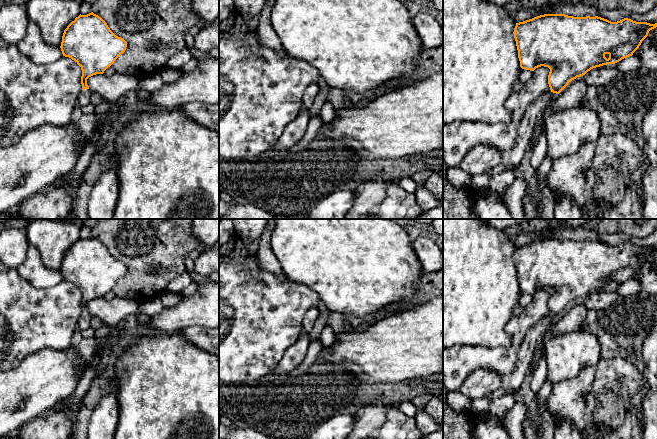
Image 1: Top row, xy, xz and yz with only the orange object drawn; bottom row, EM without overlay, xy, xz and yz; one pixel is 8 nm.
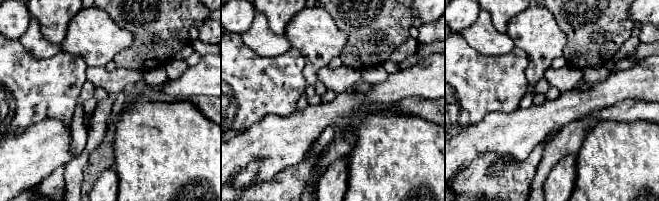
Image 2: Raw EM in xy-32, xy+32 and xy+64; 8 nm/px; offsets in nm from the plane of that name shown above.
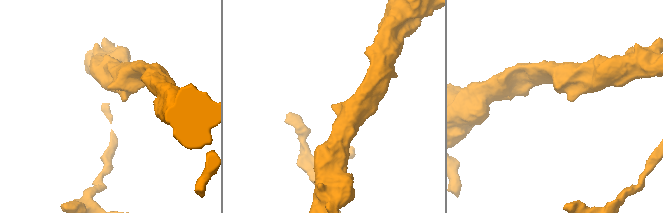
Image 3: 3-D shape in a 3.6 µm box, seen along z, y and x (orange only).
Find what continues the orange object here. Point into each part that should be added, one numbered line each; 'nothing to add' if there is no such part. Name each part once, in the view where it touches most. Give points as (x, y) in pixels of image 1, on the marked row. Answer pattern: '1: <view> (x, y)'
1: xy (84, 98)

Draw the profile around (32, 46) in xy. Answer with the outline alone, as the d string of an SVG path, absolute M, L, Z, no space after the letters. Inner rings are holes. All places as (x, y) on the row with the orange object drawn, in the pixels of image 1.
M29 22L24 38L16 47L22 55L37 65L53 63L63 56L60 47L53 47L43 41L40 29L34 22Z

